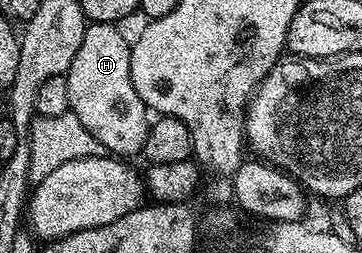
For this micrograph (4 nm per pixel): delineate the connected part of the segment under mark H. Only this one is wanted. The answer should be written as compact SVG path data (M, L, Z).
M90 23L86 26L80 49L73 57L72 65L66 73L70 111L82 123L89 138L103 146L105 152L118 157L131 157L142 152L144 141L148 137L151 120L146 119L147 100L142 99L131 81L131 44L129 38L120 31L117 24Z

